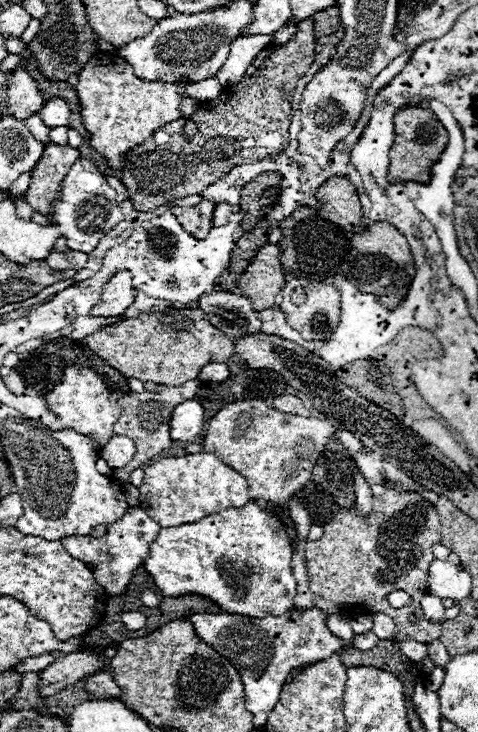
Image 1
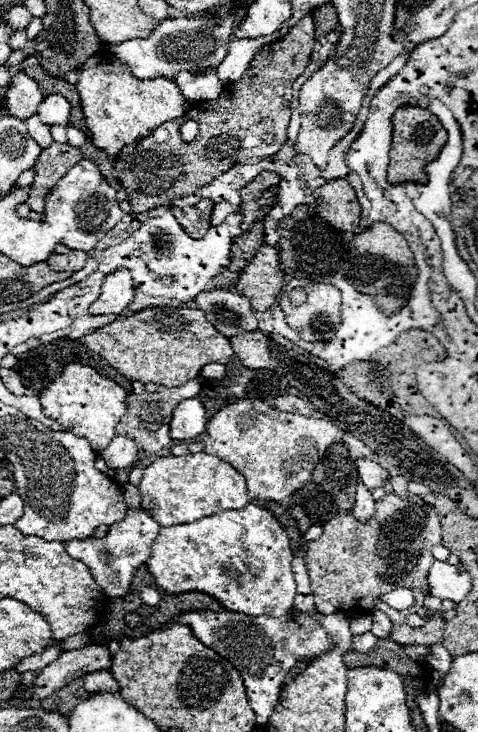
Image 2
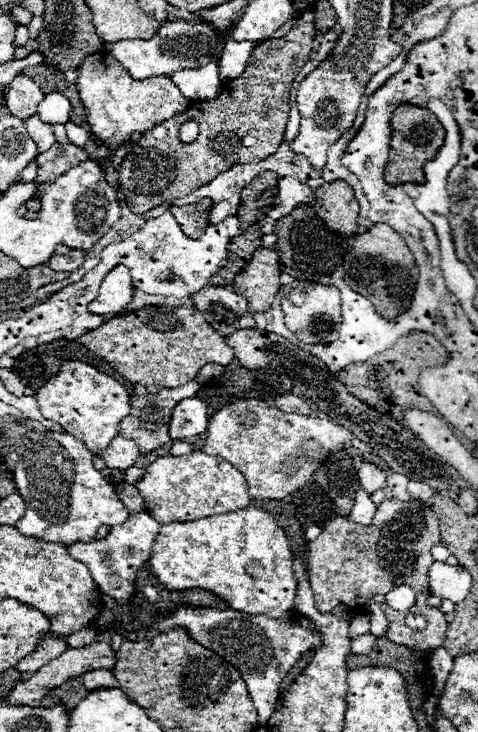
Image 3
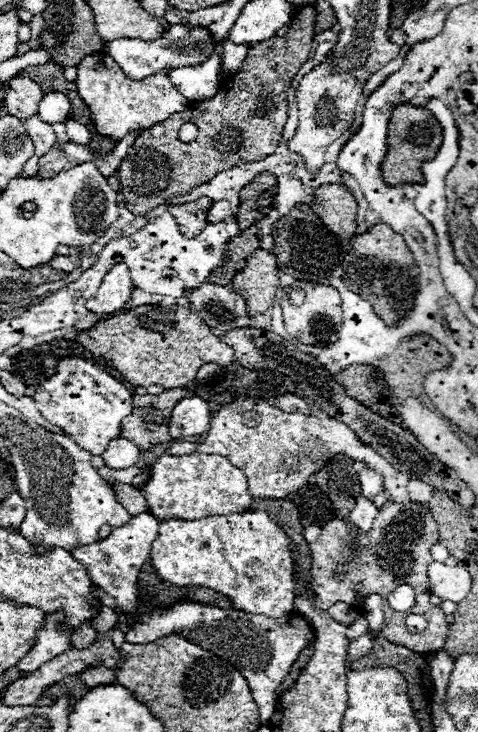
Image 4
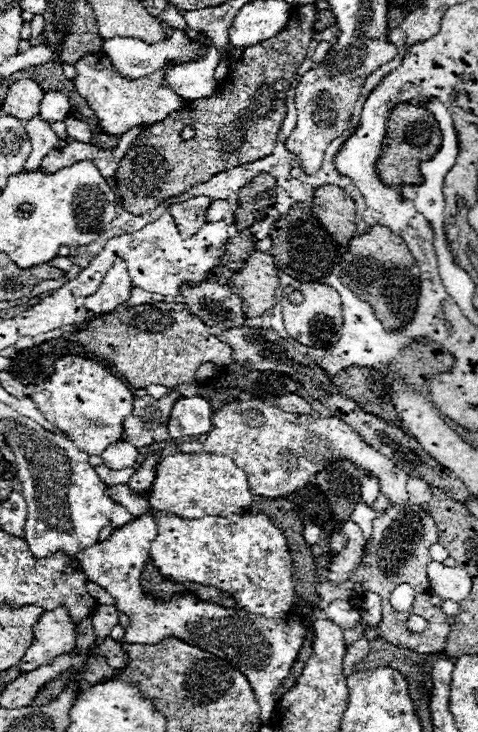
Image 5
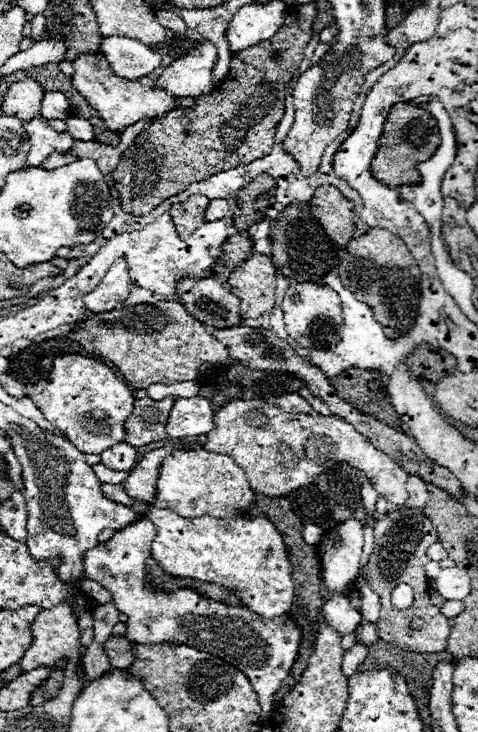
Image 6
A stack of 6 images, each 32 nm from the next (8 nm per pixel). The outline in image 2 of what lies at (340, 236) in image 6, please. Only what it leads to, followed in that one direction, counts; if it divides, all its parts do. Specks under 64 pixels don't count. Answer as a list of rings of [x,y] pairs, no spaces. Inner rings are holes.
[[[332,180],[316,192],[316,214],[340,232],[356,232],[360,224],[360,204],[354,188],[346,180]]]

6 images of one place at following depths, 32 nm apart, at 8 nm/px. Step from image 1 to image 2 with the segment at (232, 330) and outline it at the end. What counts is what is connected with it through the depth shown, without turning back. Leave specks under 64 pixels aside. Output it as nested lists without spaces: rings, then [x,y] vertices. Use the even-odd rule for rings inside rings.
[[[204,290],[194,298],[208,322],[224,336],[238,334],[240,330],[258,330],[258,320],[250,308],[248,298],[230,290]]]

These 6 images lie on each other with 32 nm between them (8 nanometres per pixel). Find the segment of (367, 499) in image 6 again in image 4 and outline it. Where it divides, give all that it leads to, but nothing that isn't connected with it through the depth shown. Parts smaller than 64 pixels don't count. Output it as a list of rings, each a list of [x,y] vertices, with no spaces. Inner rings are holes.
[[[362,468],[362,472],[360,472],[360,484],[362,484],[364,498],[368,498],[370,502],[374,500],[374,496],[378,492],[382,492],[382,476],[372,472],[370,468]]]

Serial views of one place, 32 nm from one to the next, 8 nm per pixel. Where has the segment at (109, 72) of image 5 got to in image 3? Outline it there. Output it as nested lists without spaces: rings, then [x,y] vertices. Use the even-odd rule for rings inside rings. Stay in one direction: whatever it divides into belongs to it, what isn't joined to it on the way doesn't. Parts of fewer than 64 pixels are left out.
[[[106,50],[96,52],[78,68],[76,80],[78,94],[88,112],[90,130],[110,146],[114,152],[122,142],[126,142],[134,132],[144,132],[154,128],[158,122],[164,122],[184,110],[190,102],[180,94],[168,76],[152,76],[148,80],[132,80],[128,72],[116,62]]]

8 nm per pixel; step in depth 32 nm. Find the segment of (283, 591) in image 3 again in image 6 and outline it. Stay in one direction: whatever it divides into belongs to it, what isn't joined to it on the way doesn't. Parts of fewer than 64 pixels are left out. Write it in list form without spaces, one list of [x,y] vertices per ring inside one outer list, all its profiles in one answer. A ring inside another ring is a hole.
[[[148,508],[146,516],[156,526],[152,558],[164,572],[178,578],[222,584],[236,592],[244,606],[260,616],[282,616],[290,610],[294,584],[288,566],[288,552],[280,532],[264,516],[258,518],[182,518],[172,510]]]

